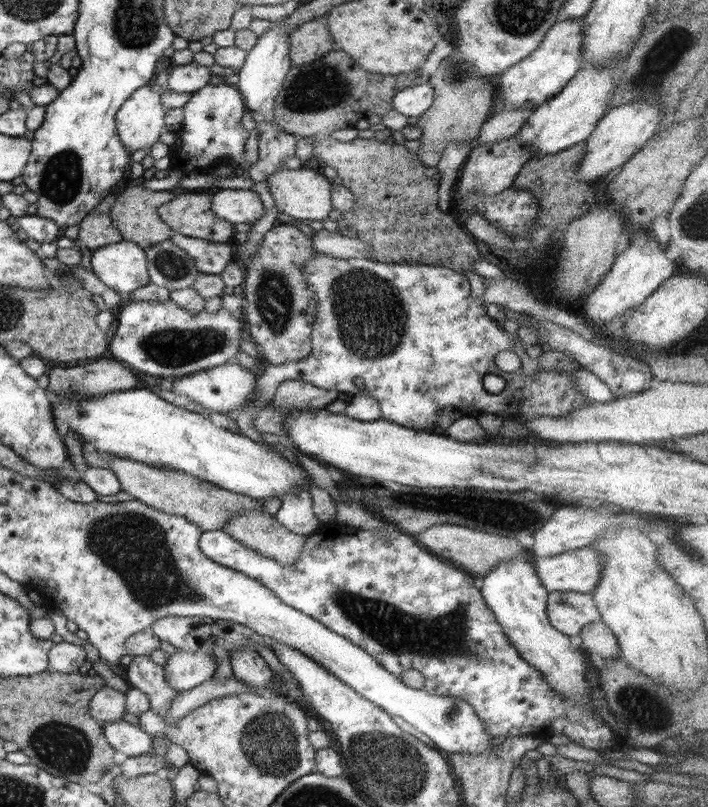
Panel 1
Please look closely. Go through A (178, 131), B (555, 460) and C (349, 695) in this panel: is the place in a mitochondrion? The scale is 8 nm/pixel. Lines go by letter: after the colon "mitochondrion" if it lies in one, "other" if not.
A: other
B: other
C: other

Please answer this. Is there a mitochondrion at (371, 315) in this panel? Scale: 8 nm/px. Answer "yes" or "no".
yes

